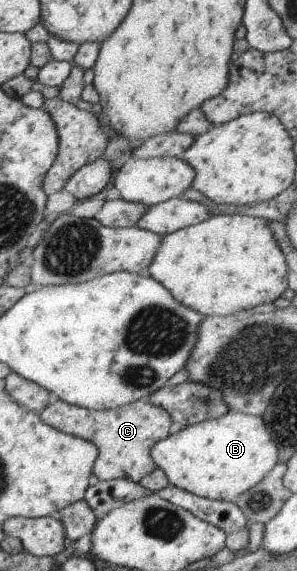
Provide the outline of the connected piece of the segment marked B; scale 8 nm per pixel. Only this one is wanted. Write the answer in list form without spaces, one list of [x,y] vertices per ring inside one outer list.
[[[229,411],[220,418],[206,419],[169,434],[151,446],[150,456],[156,468],[163,471],[169,484],[202,498],[234,502],[239,495],[257,485],[273,469],[273,465],[277,463],[277,445],[271,443],[271,435],[267,433],[265,423],[259,415],[243,415],[237,411]]]

